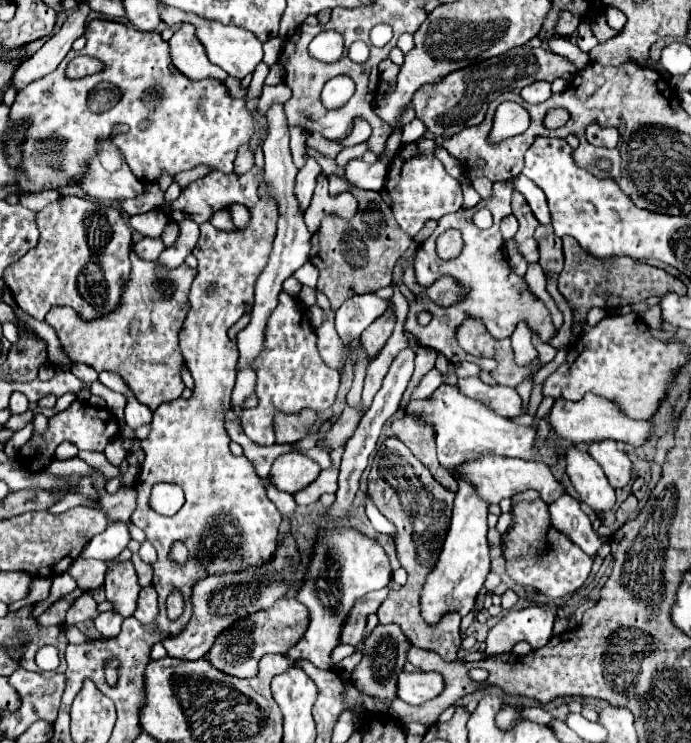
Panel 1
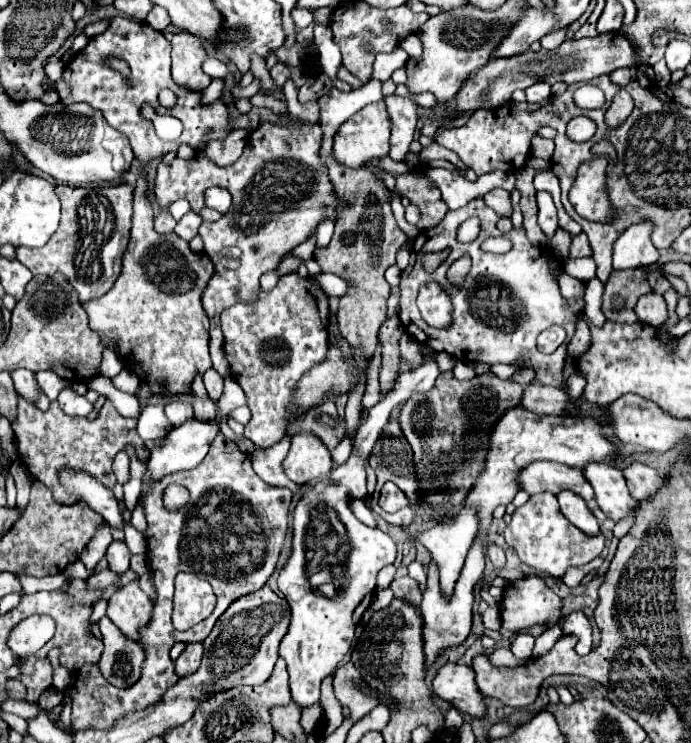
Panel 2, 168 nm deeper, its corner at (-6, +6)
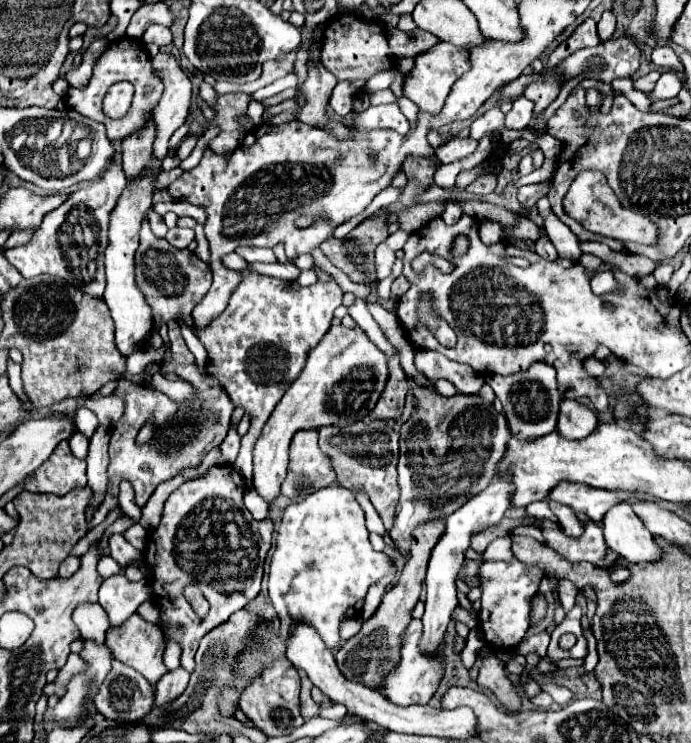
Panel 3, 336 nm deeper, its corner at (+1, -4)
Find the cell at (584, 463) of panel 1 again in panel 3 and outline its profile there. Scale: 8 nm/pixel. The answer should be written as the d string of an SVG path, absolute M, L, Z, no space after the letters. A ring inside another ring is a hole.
M629 502L613 506L603 520L603 532L607 546L631 564L659 562L663 550L657 546L653 534L645 530L643 522L635 516Z

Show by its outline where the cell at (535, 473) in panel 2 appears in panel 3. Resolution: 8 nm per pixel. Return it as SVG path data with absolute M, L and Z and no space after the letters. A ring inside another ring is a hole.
M563 482L549 494L549 500L557 500L561 504L567 504L575 512L587 514L593 522L601 522L609 508L613 508L619 502L629 502L635 496L629 492L609 492L585 484L567 484Z

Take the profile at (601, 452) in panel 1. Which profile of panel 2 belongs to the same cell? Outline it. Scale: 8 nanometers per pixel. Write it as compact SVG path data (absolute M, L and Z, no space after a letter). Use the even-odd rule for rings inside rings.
M632 462L626 468L622 468L622 474L628 482L628 490L636 500L646 500L648 496L652 496L658 486L662 484L662 478L656 476L656 470L642 464L642 462Z

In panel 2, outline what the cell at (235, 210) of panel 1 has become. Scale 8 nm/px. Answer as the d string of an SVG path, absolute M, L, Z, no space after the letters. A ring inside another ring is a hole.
M208 188L206 190L206 206L226 214L230 210L230 206L232 206L232 196L224 188Z

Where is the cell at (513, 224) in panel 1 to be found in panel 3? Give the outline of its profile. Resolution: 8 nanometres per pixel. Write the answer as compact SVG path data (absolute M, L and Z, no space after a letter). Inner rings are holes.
M483 222L483 224L479 226L479 238L481 238L481 242L485 242L485 244L493 244L493 242L505 240L505 232L503 232L503 228L501 228L499 224Z

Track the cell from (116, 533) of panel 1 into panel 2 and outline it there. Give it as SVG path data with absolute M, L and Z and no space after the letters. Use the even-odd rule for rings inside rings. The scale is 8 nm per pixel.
M112 540L112 544L108 546L108 552L106 552L106 560L108 560L112 572L124 574L128 570L128 564L130 564L130 550L128 550L126 542Z

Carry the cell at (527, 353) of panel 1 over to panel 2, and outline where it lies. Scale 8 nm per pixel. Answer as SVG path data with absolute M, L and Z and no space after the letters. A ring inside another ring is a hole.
M495 364L492 365L490 368L490 371L494 375L503 380L510 378L515 372L518 372L518 370L520 370L520 366L514 366L514 364L510 364L510 366L499 366L499 364Z

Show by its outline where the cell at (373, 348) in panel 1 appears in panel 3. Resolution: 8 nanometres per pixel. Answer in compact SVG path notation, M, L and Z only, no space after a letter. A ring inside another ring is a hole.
M393 356L393 358L389 358L389 382L387 382L377 406L373 408L371 418L373 420L397 420L401 416L407 390L409 390L407 374L403 372L399 358Z

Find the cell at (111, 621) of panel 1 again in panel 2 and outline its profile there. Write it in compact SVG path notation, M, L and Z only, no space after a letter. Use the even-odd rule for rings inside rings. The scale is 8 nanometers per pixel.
M108 616L100 618L98 626L104 642L104 652L98 664L104 678L118 688L132 686L140 678L140 666L144 660L142 648L128 640Z

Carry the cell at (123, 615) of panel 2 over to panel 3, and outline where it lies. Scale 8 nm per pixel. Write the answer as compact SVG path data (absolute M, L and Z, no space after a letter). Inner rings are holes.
M133 614L133 618L117 630L109 630L107 642L113 656L143 674L149 684L157 684L167 672L163 664L165 638L157 626L145 622L141 616Z

